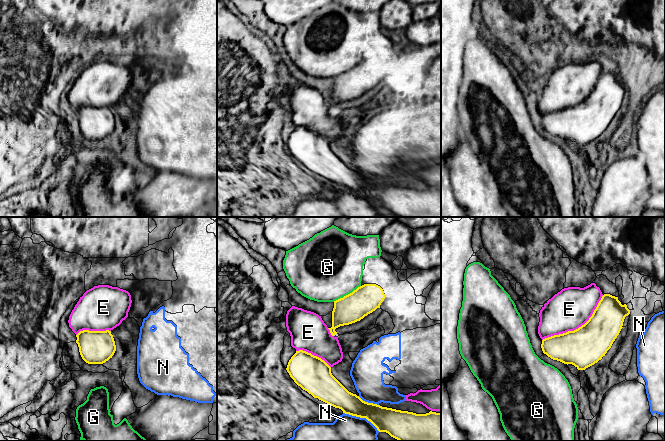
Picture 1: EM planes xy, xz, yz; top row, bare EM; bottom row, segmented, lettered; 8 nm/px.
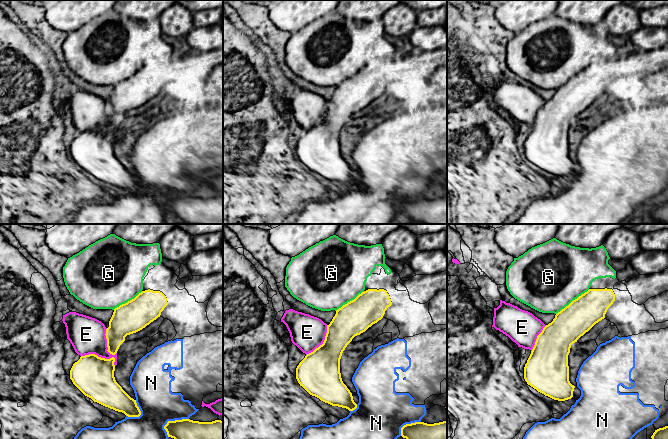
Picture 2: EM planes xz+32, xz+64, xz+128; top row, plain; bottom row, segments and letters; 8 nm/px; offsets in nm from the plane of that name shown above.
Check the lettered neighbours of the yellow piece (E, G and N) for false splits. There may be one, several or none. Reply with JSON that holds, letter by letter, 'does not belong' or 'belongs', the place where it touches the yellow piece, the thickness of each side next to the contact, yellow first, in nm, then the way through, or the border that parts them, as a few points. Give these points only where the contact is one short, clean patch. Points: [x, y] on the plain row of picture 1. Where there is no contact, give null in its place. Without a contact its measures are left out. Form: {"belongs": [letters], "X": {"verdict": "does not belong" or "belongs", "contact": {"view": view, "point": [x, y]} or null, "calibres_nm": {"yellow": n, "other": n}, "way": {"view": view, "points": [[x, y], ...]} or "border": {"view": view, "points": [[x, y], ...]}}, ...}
{"belongs": ["E"], "E": {"verdict": "belongs", "contact": {"view": "yz", "point": [578, 104]}, "calibres_nm": {"yellow": 320, "other": 320}}, "G": {"verdict": "does not belong", "contact": {"view": "xz", "point": [346, 71]}, "calibres_nm": {"yellow": 220, "other": 500}}, "N": {"verdict": "does not belong", "contact": {"view": "xz", "point": [361, 193]}, "calibres_nm": {"yellow": 200, "other": 400}}}

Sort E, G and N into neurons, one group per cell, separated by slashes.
E / G / N

